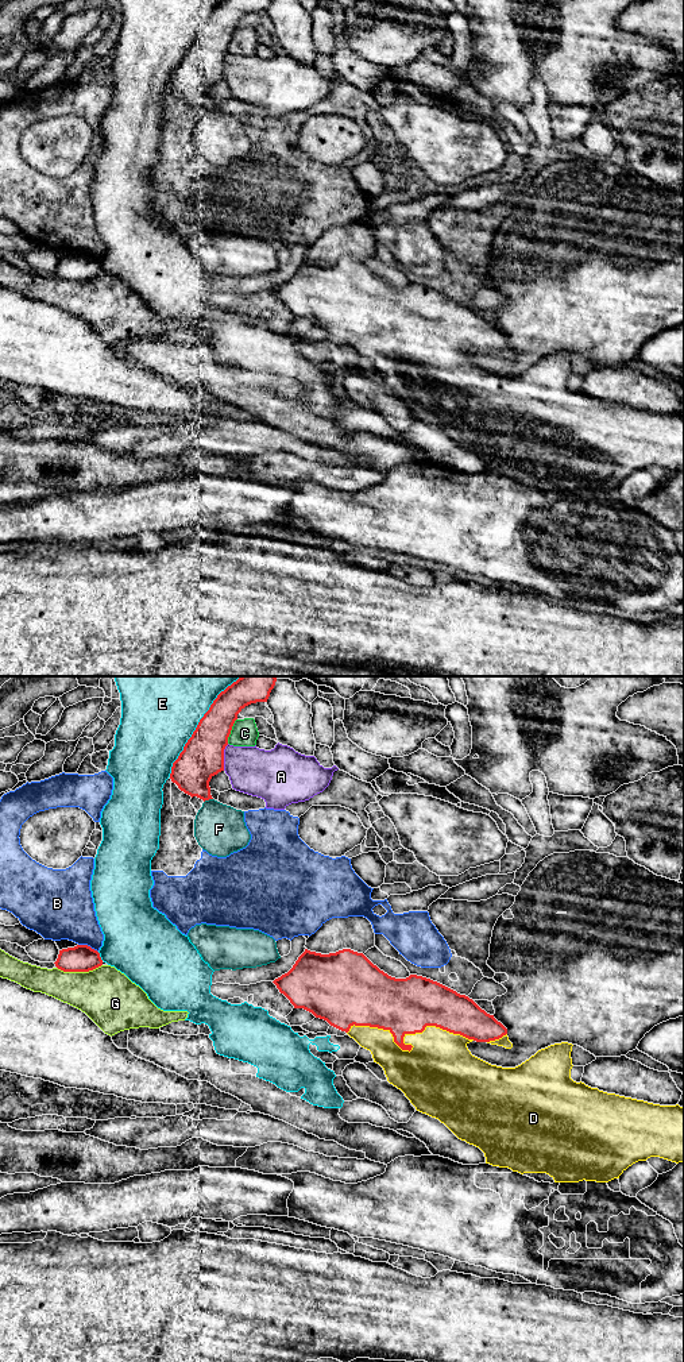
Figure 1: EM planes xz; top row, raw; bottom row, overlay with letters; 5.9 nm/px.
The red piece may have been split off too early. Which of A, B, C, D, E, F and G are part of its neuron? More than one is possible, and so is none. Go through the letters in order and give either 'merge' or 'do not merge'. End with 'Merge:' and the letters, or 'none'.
A: do not merge
B: do not merge
C: do not merge
D: merge
E: do not merge
F: do not merge
G: do not merge
Merge: D

